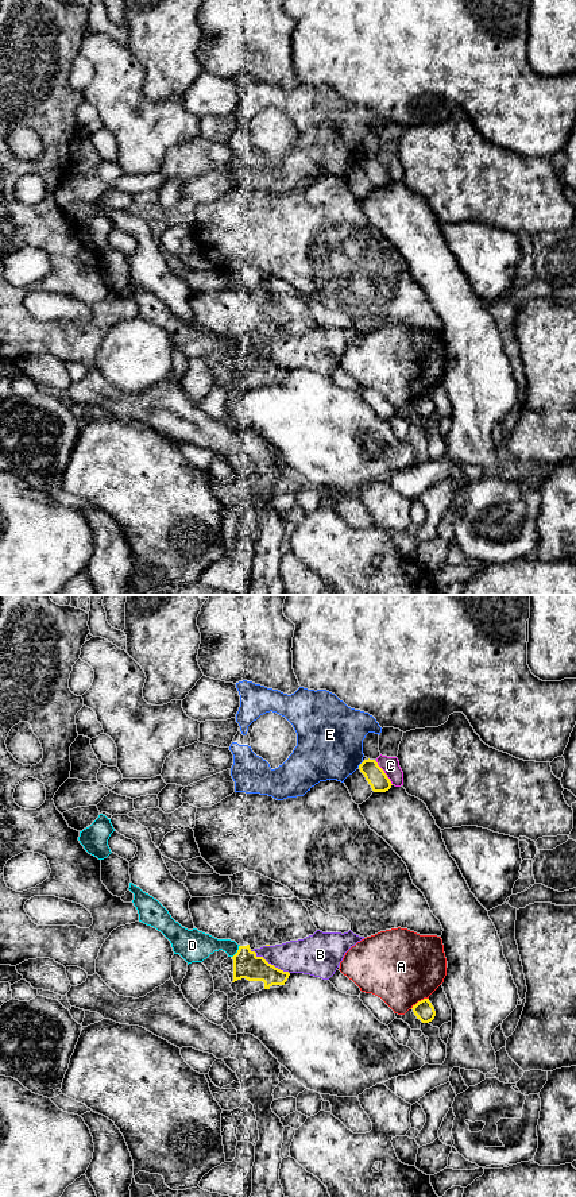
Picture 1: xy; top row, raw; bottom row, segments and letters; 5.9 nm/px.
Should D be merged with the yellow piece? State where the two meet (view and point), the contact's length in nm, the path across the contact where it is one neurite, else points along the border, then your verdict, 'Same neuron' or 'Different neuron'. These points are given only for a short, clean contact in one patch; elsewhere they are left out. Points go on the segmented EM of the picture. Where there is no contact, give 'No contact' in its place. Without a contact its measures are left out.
Touches yellow at xy (238, 952). Shared border 90 nm. Different neuron

